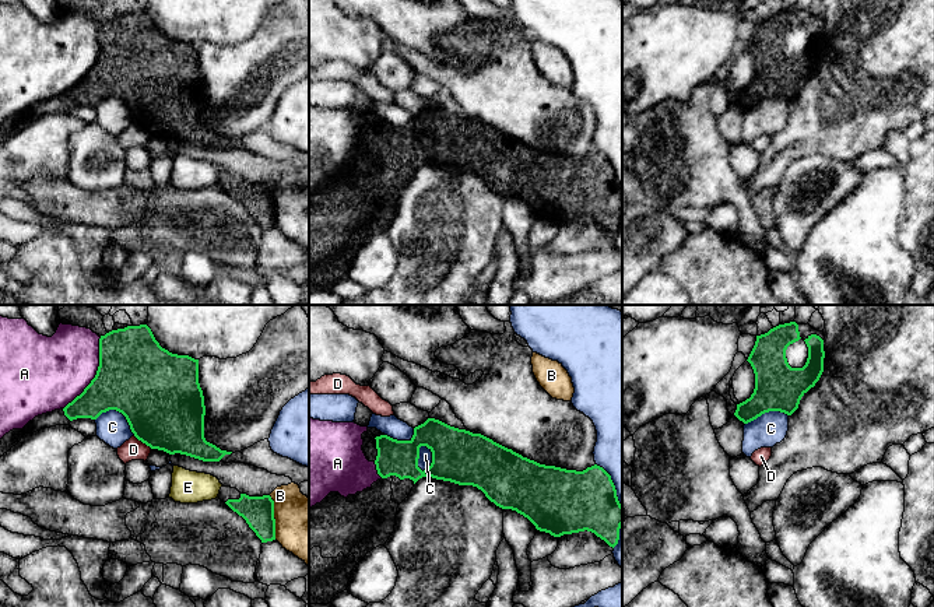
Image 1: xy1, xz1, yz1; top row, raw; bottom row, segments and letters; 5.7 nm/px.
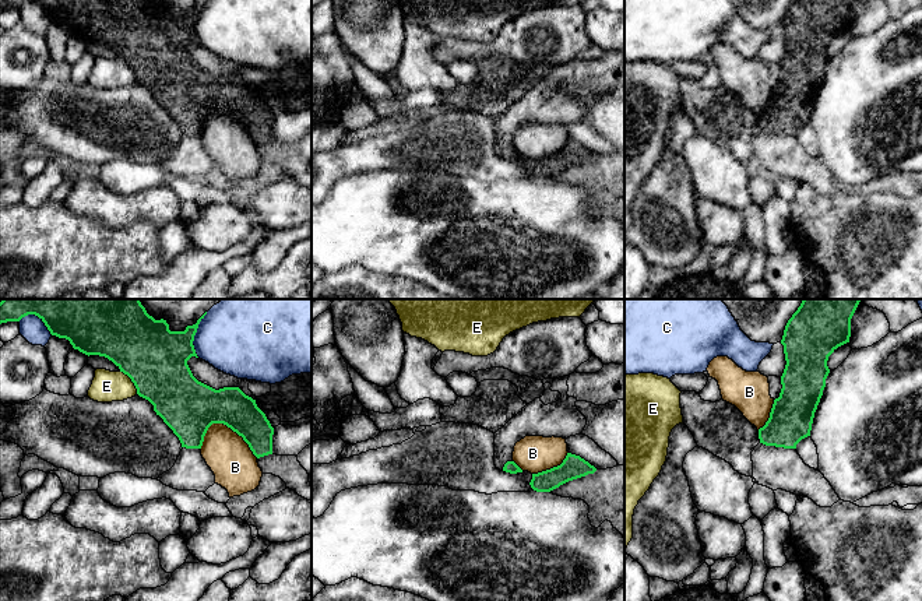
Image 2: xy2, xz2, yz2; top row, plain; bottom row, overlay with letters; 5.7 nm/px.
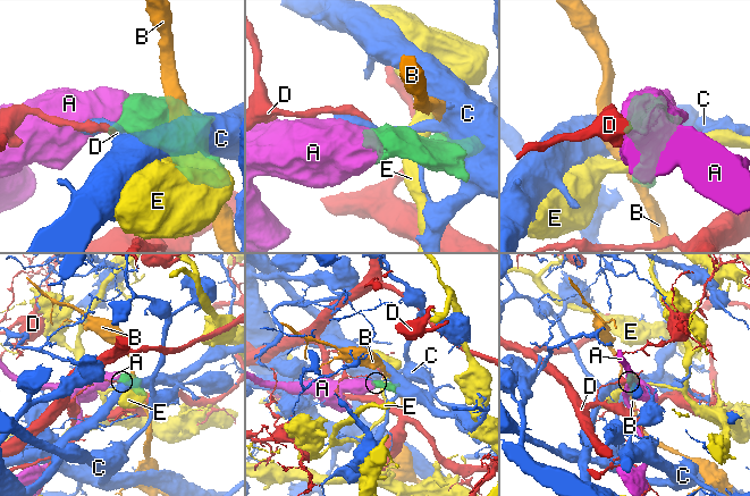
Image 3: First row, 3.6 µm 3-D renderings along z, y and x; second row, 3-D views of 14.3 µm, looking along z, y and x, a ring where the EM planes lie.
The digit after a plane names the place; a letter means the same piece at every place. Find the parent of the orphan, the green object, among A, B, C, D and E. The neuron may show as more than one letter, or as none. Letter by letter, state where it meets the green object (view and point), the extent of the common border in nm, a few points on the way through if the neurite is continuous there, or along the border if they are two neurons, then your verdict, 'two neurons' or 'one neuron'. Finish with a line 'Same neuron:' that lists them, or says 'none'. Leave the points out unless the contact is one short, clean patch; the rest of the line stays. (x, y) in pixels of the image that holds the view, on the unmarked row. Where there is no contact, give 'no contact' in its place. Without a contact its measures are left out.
A: xy1 (97, 60) | 460 nm | two neurons
B: xy2 (231, 115) | 340 nm | two neurons
C: xz1 (432, 146) | 160 nm | two neurons
D: xy1 (143, 129) | 130 nm | along xy1 (133, 122), (151, 134) | two neurons
E: xy2 (132, 67) | 170 nm | along xy2 (120, 58), (130, 66), (137, 80) | two neurons
Same neuron: none

